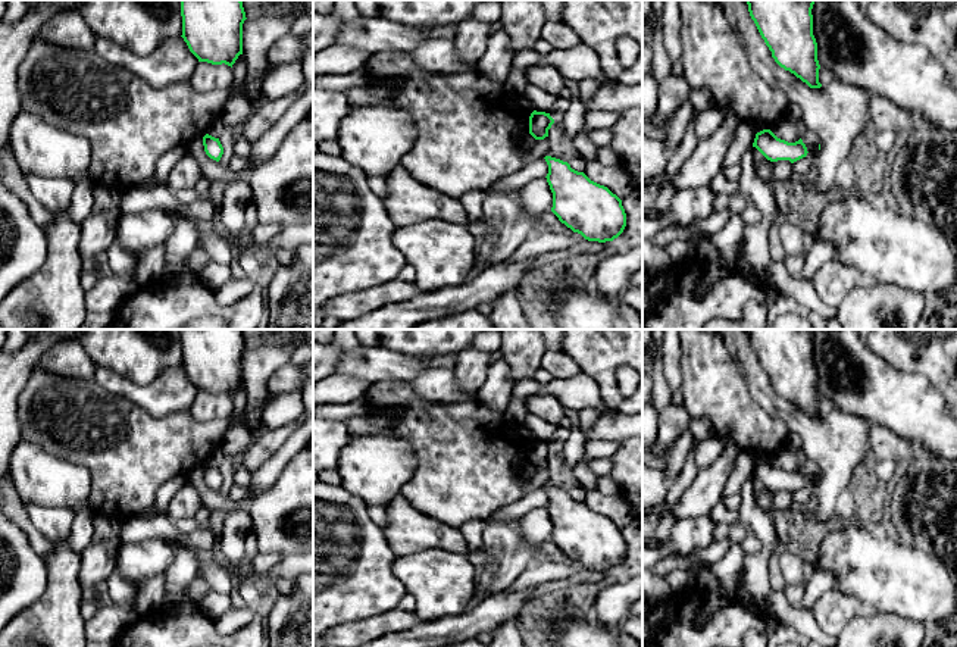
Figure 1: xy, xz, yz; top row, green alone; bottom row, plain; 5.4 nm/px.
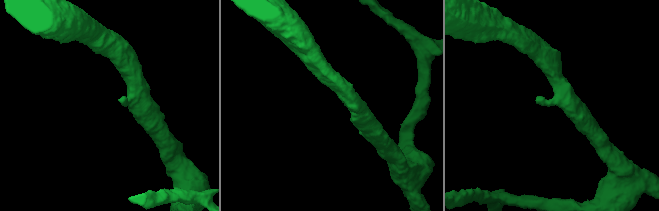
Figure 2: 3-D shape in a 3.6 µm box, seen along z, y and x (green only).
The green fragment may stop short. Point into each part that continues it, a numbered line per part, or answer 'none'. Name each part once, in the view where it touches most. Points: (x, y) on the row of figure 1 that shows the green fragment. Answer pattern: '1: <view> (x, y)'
none

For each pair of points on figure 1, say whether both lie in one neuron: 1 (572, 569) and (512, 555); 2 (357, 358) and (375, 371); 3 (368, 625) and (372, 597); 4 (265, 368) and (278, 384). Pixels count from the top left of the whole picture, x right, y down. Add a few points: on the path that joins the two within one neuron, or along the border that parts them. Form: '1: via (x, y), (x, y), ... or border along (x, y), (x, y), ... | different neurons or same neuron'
1: border along (535, 562), (510, 585) | different neurons
2: via (362, 362), (371, 366) | same neuron
3: border along (397, 606), (362, 621), (335, 625) | different neurons
4: border along (288, 362), (269, 378), (266, 397), (260, 408) | different neurons

